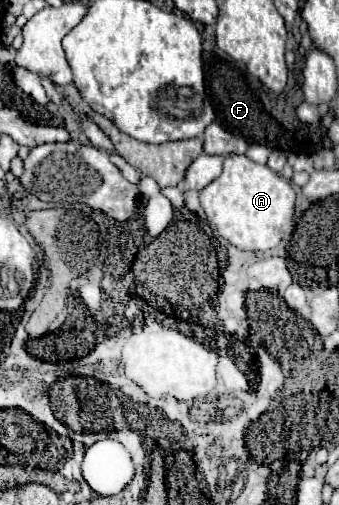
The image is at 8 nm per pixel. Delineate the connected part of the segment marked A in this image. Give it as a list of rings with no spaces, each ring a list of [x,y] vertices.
[[[228,155],[218,179],[200,191],[206,217],[218,233],[240,251],[270,251],[294,229],[296,191],[290,179],[250,161],[246,155]]]

